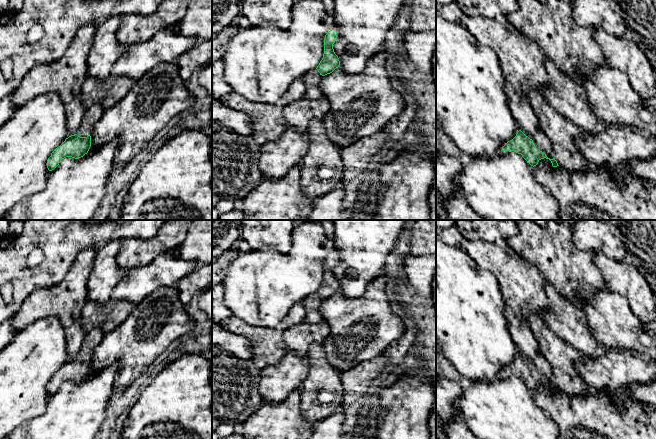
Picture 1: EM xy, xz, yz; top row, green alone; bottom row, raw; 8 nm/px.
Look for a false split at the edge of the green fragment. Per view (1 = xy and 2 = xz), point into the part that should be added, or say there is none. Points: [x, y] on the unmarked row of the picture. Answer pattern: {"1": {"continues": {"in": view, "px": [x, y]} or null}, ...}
{"1": {"continues": {"in": "xy", "px": [92, 339]}}, "2": {"continues": {"in": "xz", "px": [312, 303]}}}

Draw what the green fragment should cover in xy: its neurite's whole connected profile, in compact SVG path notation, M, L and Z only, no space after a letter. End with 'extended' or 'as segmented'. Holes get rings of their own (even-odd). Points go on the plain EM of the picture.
M94 327L86 333L77 357L66 362L48 382L47 392L49 395L54 394L61 384L66 381L79 383L88 377L91 371L91 360L89 357L95 352L103 335L104 333L99 327Z | extended

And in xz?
M335 253L330 254L324 262L324 278L316 293L312 293L302 300L305 308L306 323L318 323L321 322L322 315L320 311L321 303L323 300L332 297L339 291L340 285L335 278L333 268L337 264L337 255Z | extended

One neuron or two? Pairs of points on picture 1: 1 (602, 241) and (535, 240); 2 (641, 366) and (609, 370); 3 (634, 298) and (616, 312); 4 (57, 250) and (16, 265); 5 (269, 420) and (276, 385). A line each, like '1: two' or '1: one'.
1: two
2: one
3: two
4: one
5: two

